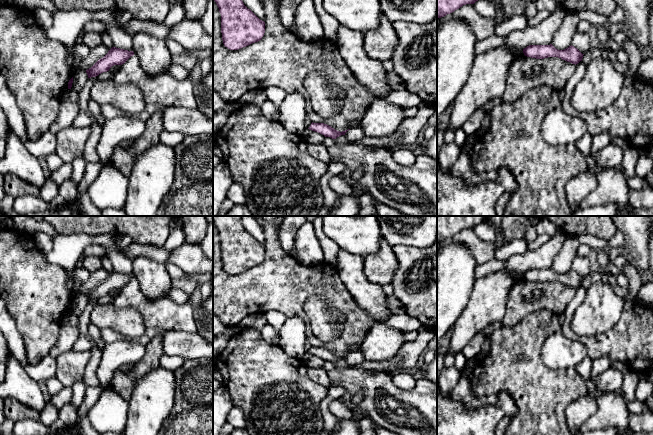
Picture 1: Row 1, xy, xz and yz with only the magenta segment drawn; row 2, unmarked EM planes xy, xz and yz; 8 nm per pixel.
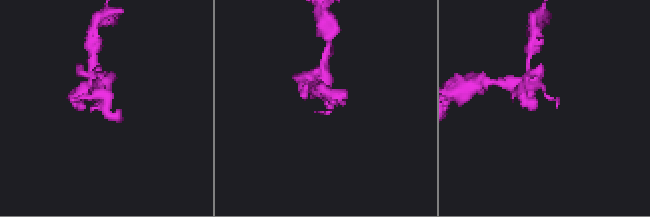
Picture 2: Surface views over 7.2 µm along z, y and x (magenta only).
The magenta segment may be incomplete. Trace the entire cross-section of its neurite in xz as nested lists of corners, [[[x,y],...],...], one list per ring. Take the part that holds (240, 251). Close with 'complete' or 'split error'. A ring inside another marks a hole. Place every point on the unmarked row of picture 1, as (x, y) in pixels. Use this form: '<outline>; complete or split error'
[[[213,216],[221,238],[221,257],[225,271],[238,274],[262,263],[265,246],[242,225],[242,216]]]; complete

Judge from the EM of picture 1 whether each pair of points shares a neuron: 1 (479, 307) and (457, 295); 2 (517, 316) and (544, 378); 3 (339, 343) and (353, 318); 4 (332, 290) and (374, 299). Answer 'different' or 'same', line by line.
1: different
2: different
3: same
4: different

